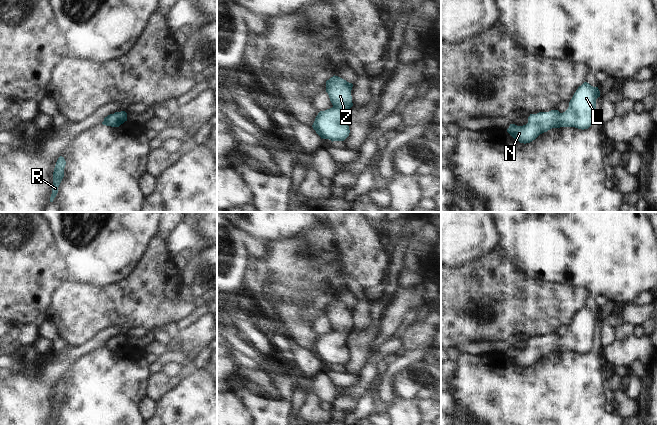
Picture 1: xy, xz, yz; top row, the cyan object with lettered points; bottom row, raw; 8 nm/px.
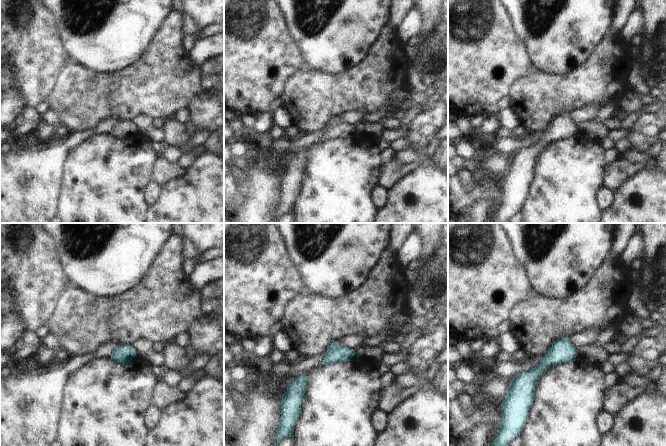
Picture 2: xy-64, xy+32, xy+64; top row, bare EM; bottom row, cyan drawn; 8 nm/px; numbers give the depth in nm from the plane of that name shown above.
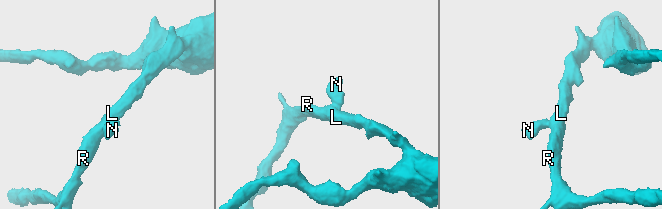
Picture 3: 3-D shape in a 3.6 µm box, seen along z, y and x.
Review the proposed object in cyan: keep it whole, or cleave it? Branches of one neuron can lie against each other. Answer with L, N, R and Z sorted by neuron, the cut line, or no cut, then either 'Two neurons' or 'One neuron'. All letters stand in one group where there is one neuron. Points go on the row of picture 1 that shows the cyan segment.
Groups: L N R Z. No split. One neuron

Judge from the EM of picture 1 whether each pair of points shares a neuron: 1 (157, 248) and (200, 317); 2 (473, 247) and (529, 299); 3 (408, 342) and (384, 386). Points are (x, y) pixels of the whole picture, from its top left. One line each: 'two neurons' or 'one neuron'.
1: two neurons
2: two neurons
3: two neurons

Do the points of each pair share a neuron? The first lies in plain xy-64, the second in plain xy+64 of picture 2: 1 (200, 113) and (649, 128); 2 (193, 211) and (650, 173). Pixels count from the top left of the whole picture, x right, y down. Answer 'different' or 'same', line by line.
1: same
2: same

